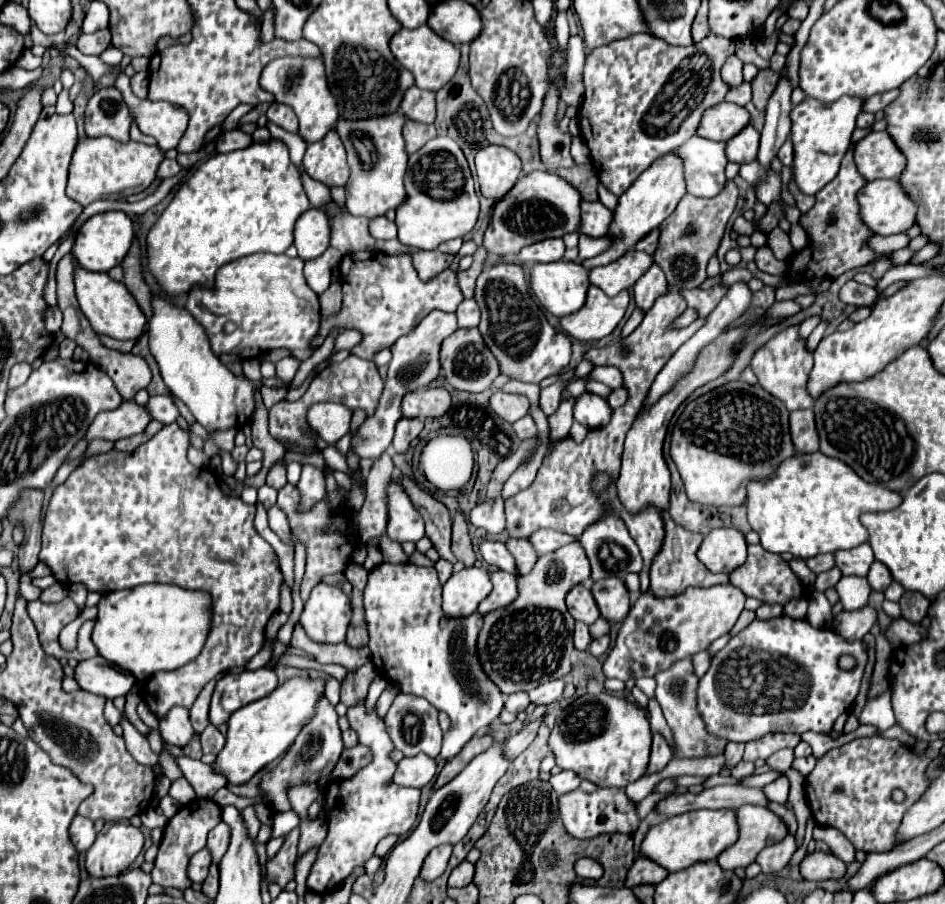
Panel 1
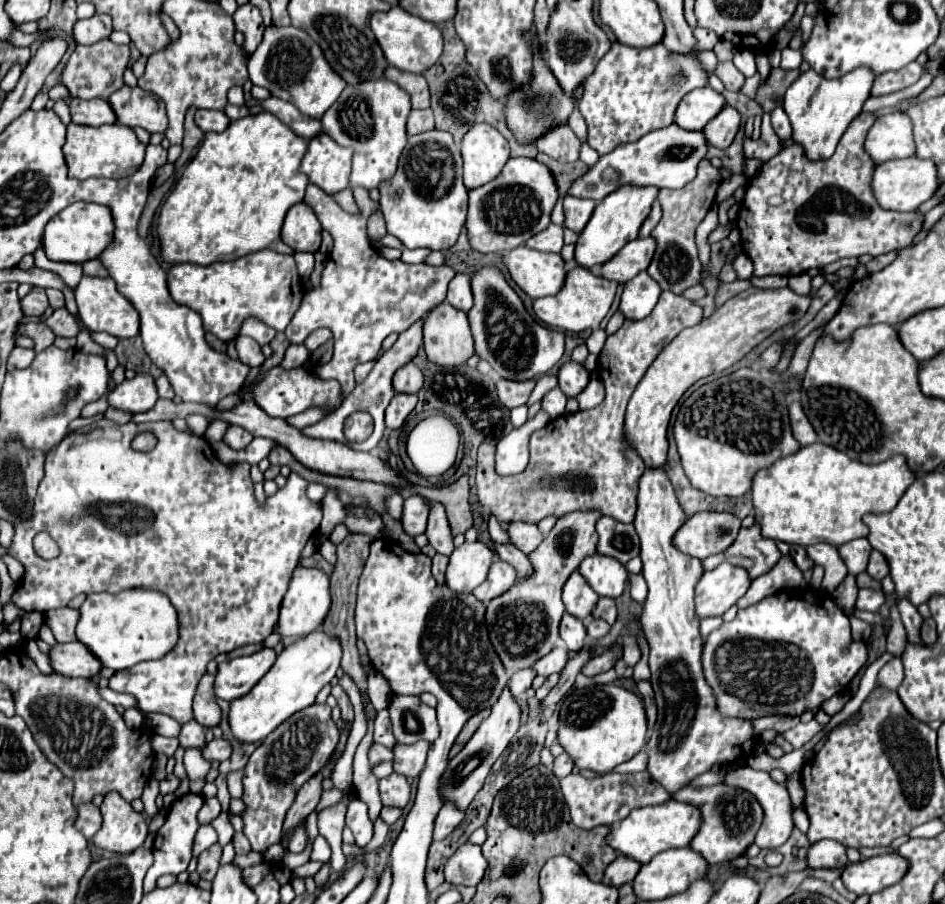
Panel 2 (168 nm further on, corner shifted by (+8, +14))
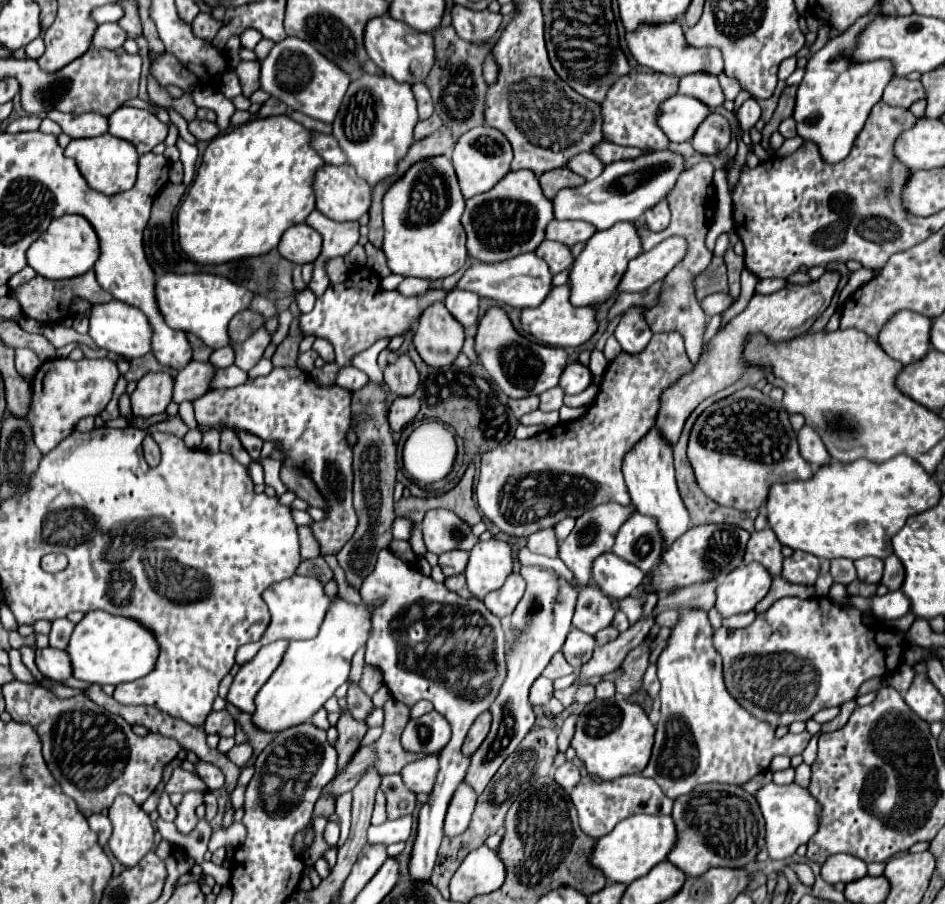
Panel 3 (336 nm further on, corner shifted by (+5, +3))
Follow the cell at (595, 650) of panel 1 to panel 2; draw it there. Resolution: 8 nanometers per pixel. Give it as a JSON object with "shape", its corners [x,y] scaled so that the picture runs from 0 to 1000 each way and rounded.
{"shape":[[[625,684],[623,688],[621,688],[621,701],[623,701],[623,708],[634,708],[634,706],[638,706],[642,699],[644,699],[644,690],[640,688],[640,686],[636,686],[636,684]]]}

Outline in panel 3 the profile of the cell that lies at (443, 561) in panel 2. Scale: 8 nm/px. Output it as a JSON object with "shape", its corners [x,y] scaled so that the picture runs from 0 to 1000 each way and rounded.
{"shape":[[[485,634],[485,636],[476,636],[476,638],[472,638],[470,647],[472,647],[476,654],[485,656],[485,658],[495,658],[493,647],[491,647],[491,636],[487,636],[487,634]]]}

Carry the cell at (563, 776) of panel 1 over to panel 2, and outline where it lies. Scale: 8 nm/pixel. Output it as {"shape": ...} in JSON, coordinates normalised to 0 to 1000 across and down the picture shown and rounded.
{"shape":[[[596,832],[594,836],[587,838],[587,843],[585,843],[585,856],[587,856],[589,861],[598,861],[598,858],[602,858],[604,852],[606,852],[606,841],[602,838],[602,834]]]}

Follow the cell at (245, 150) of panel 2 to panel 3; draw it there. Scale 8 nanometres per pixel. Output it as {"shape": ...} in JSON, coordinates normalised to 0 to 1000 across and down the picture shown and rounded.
{"shape":[[[303,127],[265,132],[222,156],[216,167],[210,191],[188,231],[188,271],[210,293],[235,293],[254,284],[279,282],[294,273],[298,258],[324,244],[332,233],[330,196],[343,183],[341,174],[328,163],[328,145]]]}

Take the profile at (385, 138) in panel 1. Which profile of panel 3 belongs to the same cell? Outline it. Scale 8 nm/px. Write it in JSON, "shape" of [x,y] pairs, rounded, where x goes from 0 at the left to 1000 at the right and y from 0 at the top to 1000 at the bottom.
{"shape":[[[381,83],[368,96],[362,118],[351,136],[351,149],[360,165],[366,169],[368,180],[377,185],[377,191],[398,207],[402,200],[419,194],[421,178],[425,178],[438,158],[438,140],[442,136],[440,110],[434,94],[421,92],[411,83]]]}

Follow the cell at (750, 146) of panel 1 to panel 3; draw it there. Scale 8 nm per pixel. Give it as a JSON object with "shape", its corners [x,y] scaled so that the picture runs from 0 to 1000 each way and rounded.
{"shape":[[[751,125],[751,129],[741,138],[737,145],[737,152],[732,152],[732,160],[739,169],[745,171],[758,171],[770,163],[775,154],[775,140],[768,129],[762,125]]]}

